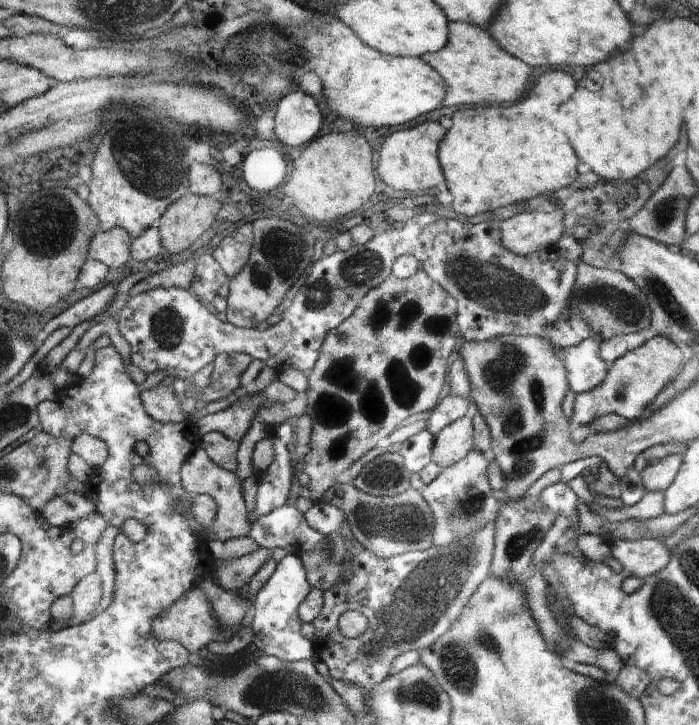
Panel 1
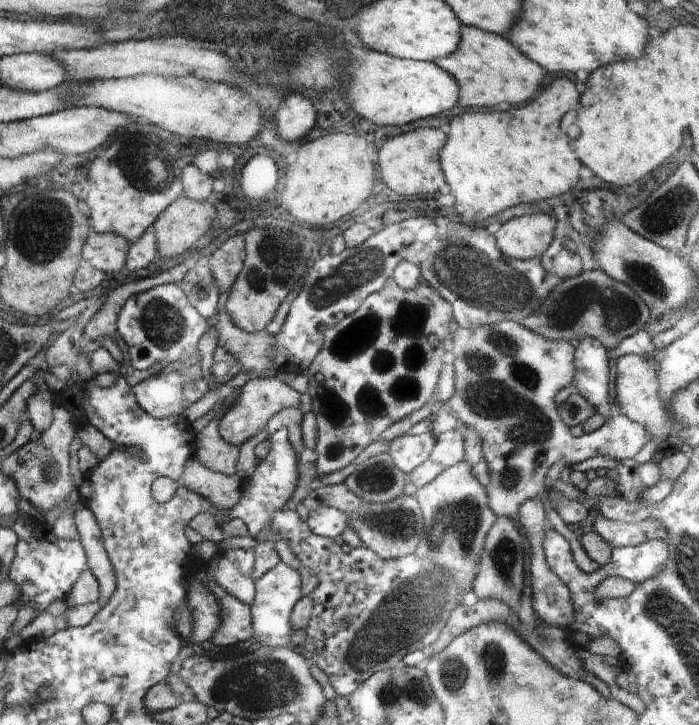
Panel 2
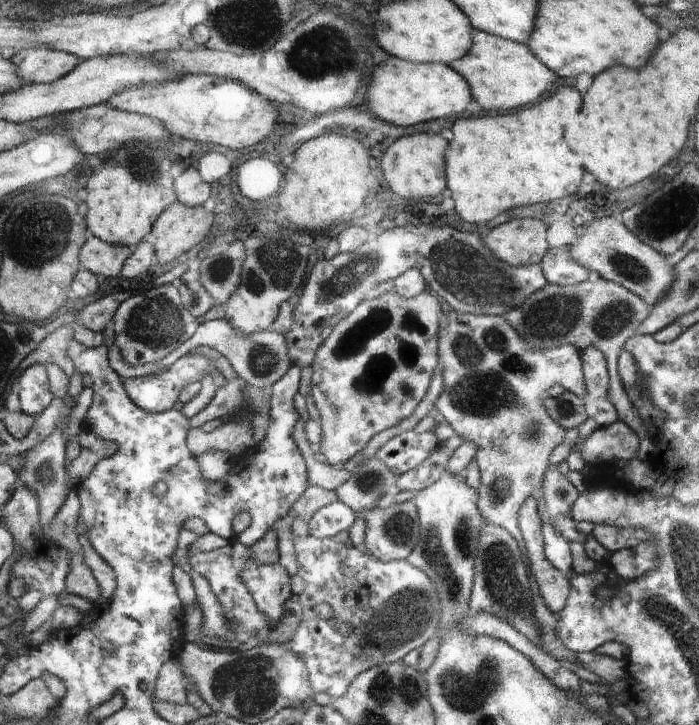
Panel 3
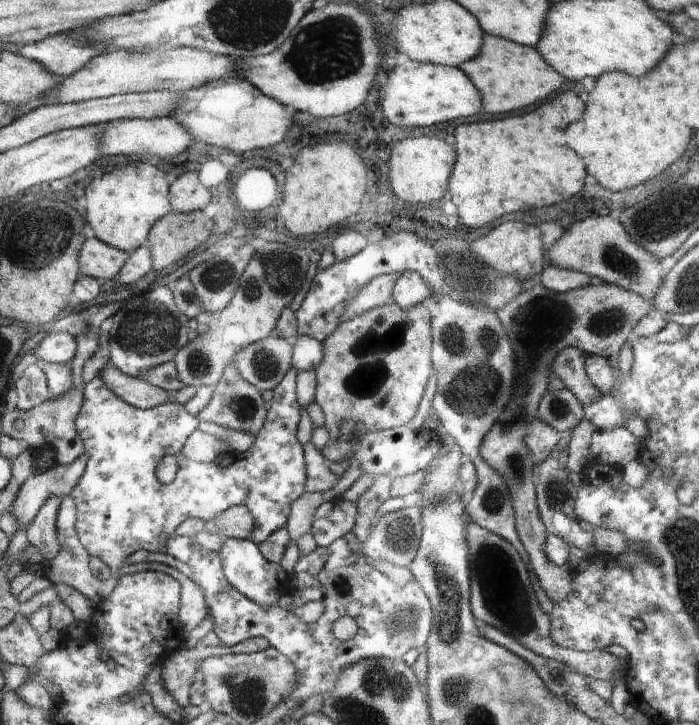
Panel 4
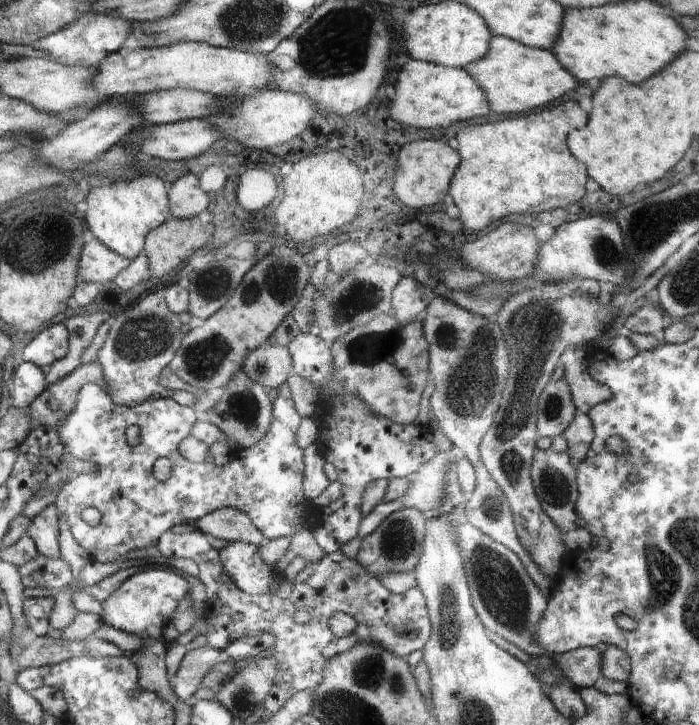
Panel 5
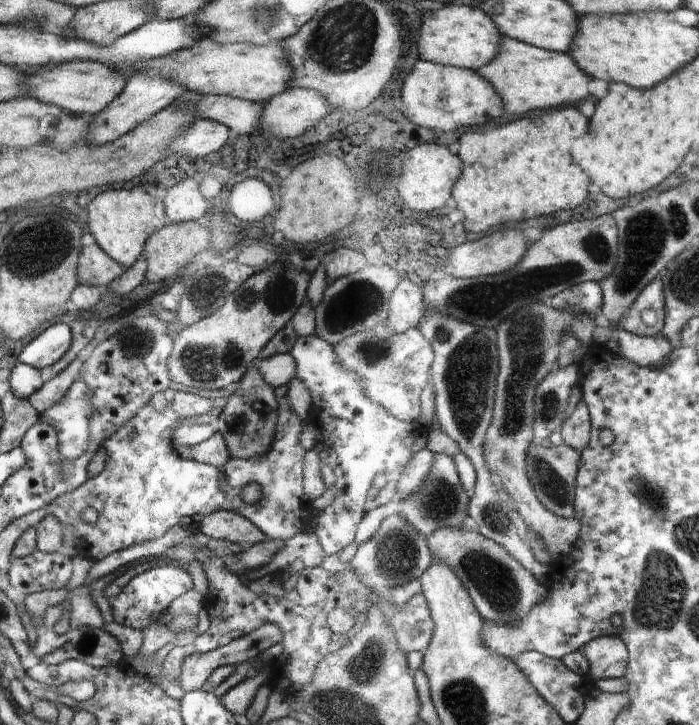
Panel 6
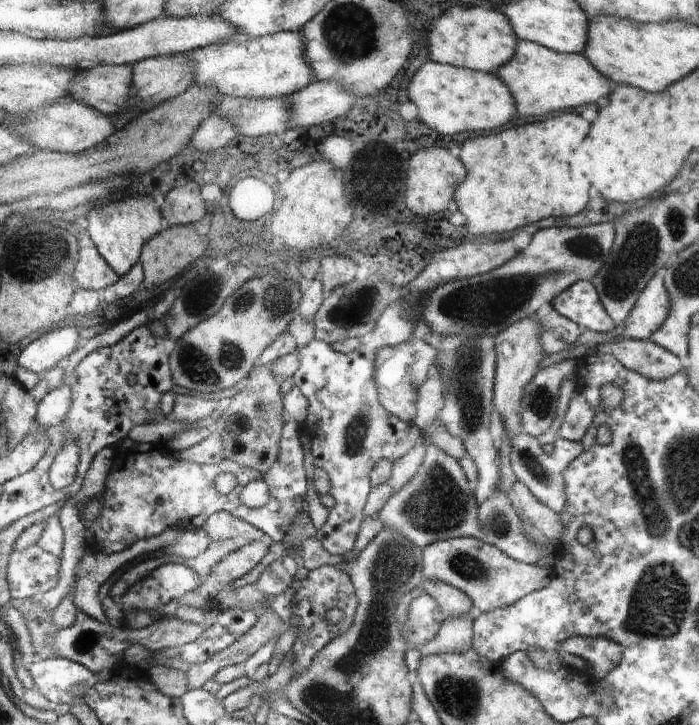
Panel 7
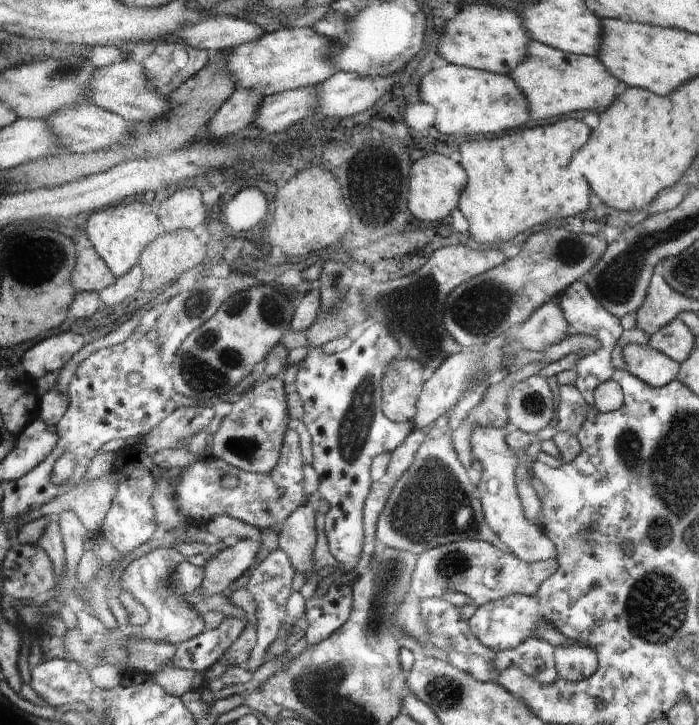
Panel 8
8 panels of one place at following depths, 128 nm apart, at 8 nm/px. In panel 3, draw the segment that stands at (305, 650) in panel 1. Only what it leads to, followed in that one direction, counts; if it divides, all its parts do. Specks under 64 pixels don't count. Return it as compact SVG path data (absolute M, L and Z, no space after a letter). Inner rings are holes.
M252 557L248 558L248 568L240 574L244 586L250 590L258 612L268 618L270 626L267 632L276 630L284 610L286 600L292 596L290 574L278 563L256 564Z

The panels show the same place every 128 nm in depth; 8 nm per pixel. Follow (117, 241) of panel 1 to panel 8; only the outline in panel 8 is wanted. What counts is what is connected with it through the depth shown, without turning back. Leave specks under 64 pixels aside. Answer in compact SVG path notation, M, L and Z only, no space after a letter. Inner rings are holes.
M95 247L85 248L79 254L73 282L78 293L99 293L117 281L108 264Z

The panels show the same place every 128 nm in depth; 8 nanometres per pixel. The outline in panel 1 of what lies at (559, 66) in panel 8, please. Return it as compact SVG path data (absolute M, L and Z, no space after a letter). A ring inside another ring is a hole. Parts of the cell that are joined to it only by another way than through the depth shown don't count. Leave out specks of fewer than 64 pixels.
M462 21L451 22L449 44L438 52L425 54L424 59L448 82L450 98L444 100L448 108L464 104L512 104L522 98L532 74L529 63L502 50L489 31Z

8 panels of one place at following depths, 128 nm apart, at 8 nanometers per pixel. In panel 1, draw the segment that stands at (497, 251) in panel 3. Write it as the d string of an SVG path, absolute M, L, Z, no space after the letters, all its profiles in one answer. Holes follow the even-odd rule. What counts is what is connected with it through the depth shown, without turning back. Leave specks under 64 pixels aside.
M534 209L504 219L501 224L504 246L522 256L556 246L564 234L562 218L564 211L560 209L549 213Z

